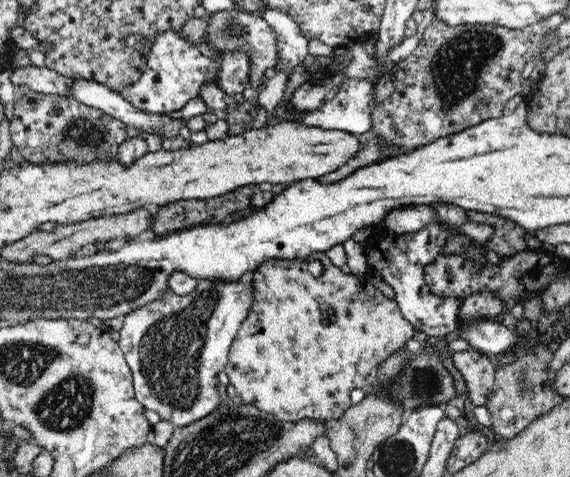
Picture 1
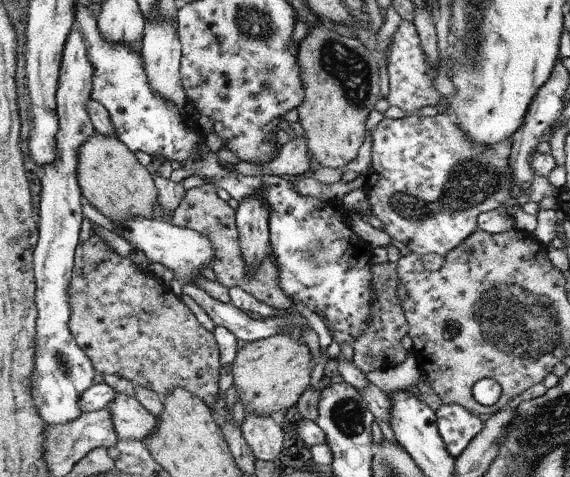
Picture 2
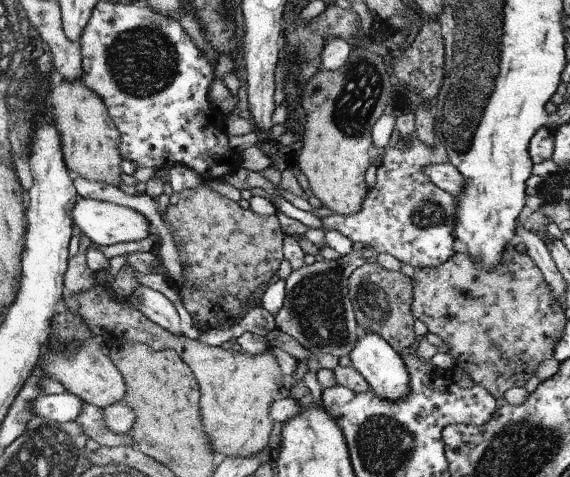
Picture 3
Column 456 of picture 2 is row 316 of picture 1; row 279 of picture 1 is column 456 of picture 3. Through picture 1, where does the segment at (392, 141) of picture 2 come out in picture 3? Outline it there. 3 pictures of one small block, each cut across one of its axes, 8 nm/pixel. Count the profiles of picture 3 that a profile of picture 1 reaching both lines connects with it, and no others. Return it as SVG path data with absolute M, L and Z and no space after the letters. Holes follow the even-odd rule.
M402 113L394 118L394 129L398 131L399 141L393 146L382 149L381 162L376 166L375 184L367 188L366 196L357 214L331 214L321 217L324 230L337 230L346 236L351 243L367 244L376 253L391 254L399 262L405 262L415 268L439 266L445 262L457 249L457 241L453 237L455 226L455 197L437 188L421 170L429 163L447 163L444 148L438 141L433 146L425 146L419 142L415 134L414 114Z

